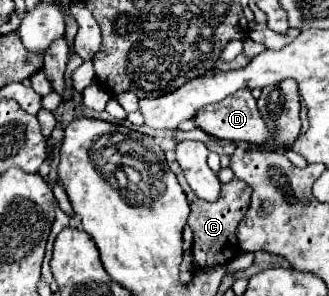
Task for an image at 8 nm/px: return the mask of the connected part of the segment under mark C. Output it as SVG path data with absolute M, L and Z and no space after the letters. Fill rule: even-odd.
M171 162L169 168L177 174L177 180L179 180L183 192L187 194L187 200L189 200L189 206L191 206L189 226L193 228L193 242L195 242L193 244L193 258L195 258L195 264L199 268L209 268L209 266L215 266L215 264L227 264L229 258L233 258L239 252L235 228L237 228L237 224L241 222L241 218L245 216L245 212L249 208L251 188L245 182L241 182L241 180L235 178L231 184L225 184L221 188L221 196L219 196L217 202L205 202L205 200L197 198L189 190L187 180L183 178L183 170L179 168L177 162Z

